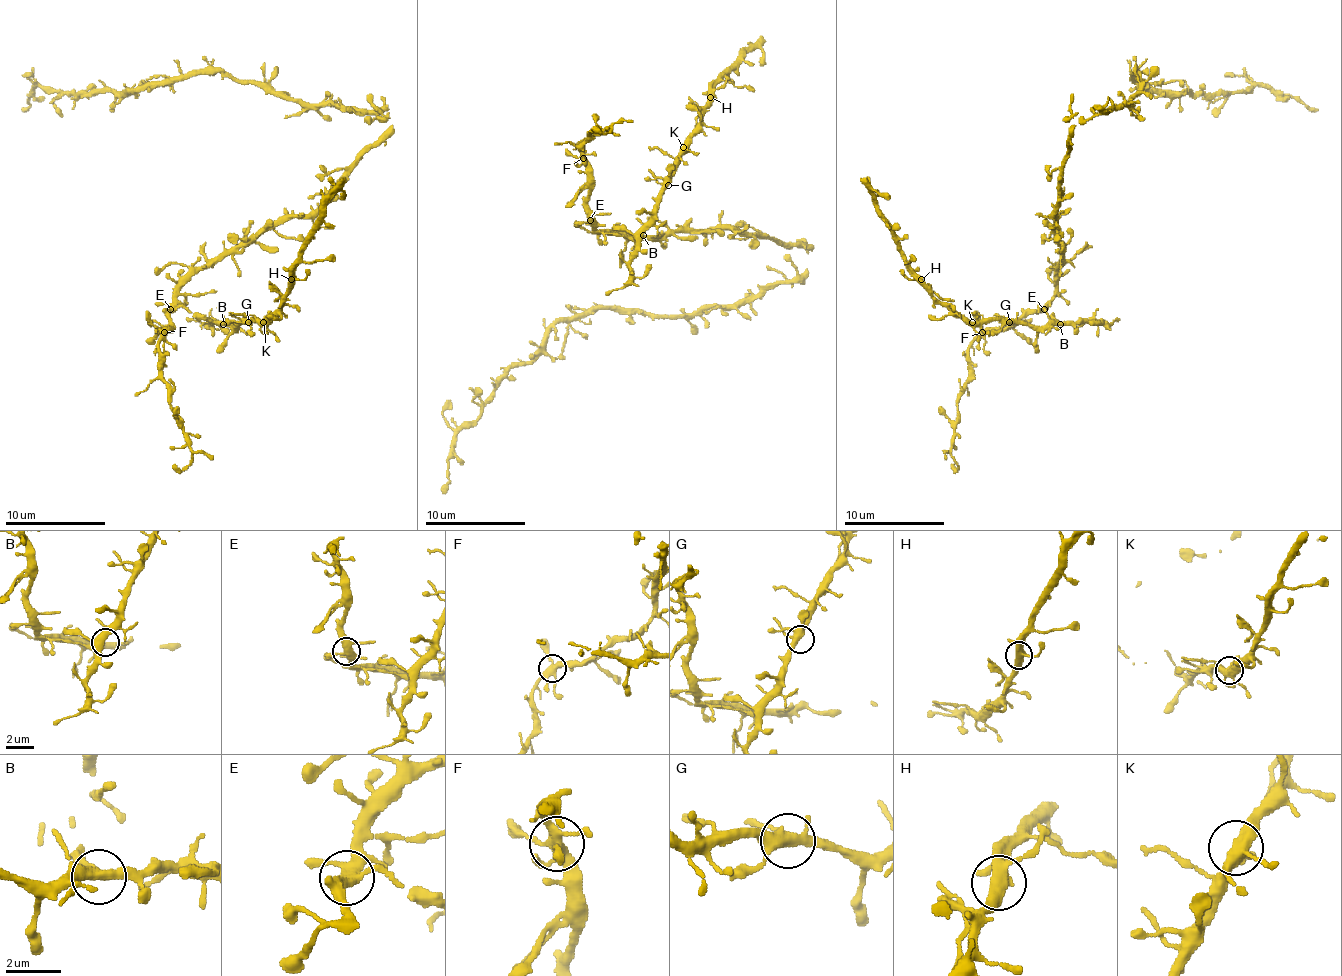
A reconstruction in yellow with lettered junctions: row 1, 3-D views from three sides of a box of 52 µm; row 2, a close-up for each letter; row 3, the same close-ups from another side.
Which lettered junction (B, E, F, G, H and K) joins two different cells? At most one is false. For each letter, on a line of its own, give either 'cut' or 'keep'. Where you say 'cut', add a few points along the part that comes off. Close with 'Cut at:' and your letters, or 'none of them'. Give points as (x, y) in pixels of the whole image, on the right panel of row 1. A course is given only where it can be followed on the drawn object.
B: keep
E: keep
F: keep
G: keep
H: keep
K: keep
Cut at: none of them

